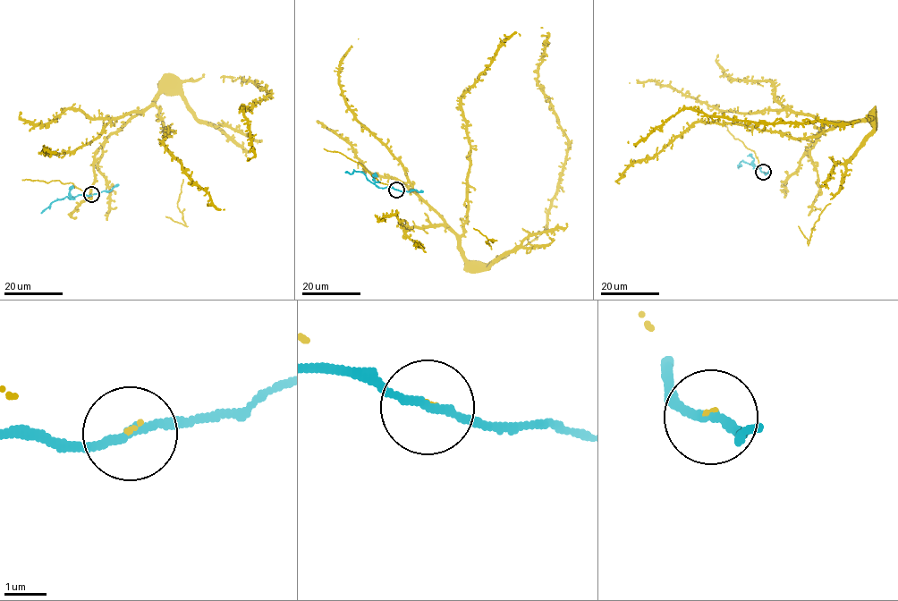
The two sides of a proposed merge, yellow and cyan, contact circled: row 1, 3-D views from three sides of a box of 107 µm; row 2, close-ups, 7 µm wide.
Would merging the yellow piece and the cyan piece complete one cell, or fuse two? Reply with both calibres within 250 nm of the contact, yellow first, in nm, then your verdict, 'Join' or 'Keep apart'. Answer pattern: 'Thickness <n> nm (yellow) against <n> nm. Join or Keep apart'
Thickness 50 nm (yellow) against 190 nm. Keep apart

